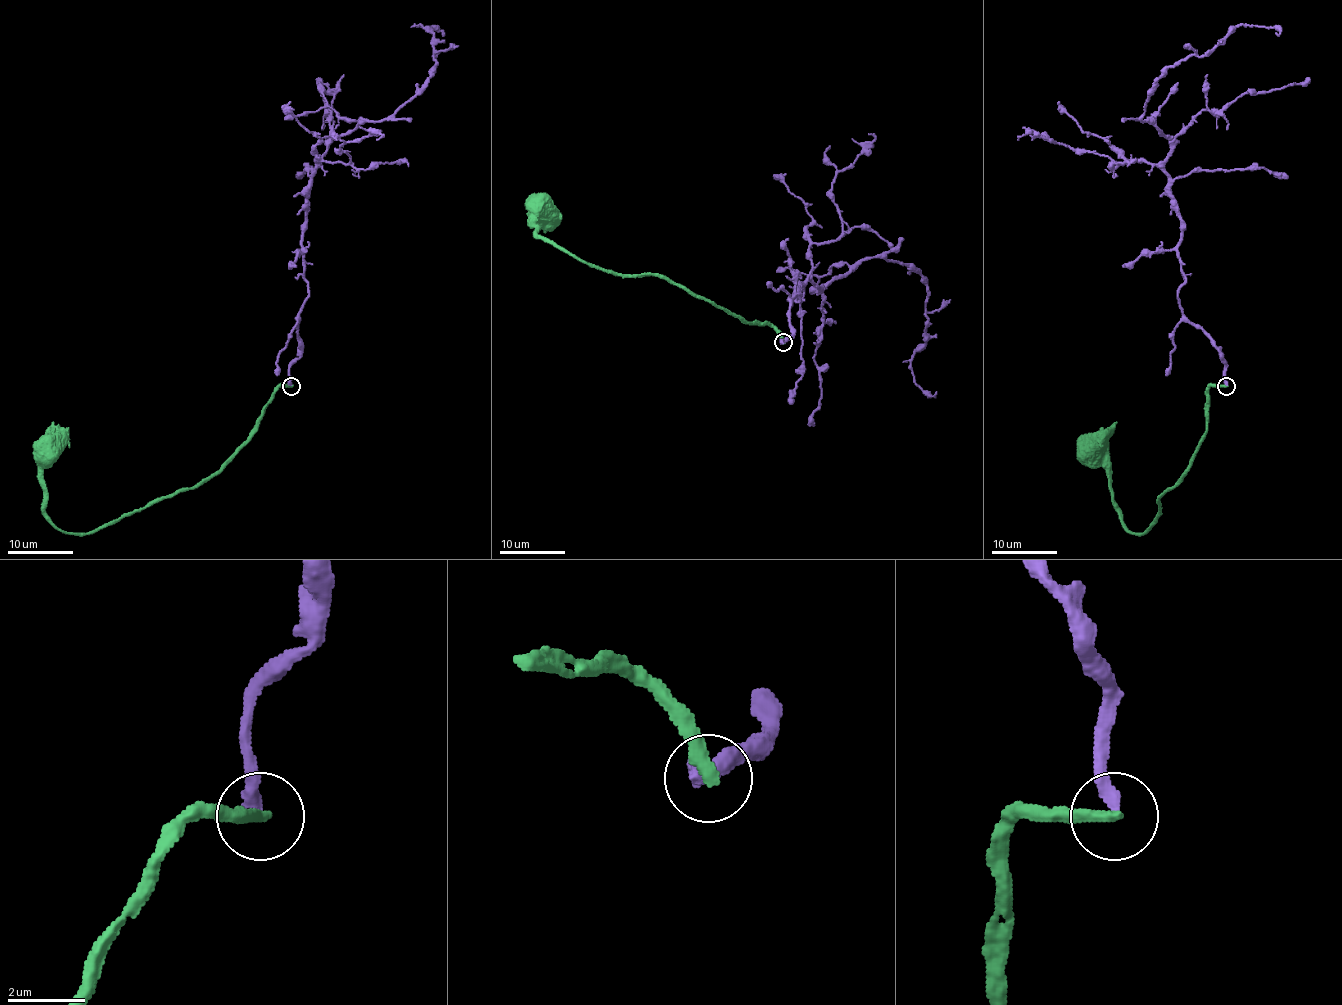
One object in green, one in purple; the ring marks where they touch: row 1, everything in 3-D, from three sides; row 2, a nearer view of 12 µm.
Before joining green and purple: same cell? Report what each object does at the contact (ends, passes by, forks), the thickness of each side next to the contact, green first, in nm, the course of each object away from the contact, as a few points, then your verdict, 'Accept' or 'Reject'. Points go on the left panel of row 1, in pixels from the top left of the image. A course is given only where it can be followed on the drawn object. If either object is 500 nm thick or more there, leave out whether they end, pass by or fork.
At the ring green ends. At the ring purple ends. Thickness 360 nm (green) against 320 nm. Course of green: (291, 386), (218, 471), (87, 533), (62, 532), (44, 511), (51, 445). Course of purple: (291, 384), (316, 163), (331, 140), (390, 119), (418, 91), (436, 55), (421, 24), (444, 32). Reject

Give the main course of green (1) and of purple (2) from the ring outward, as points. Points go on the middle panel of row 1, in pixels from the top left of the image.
1: (783, 342), (769, 324), (746, 322), (664, 278), (615, 275), (554, 247), (536, 232), (543, 204)
2: (783, 342), (808, 280), (823, 286), (873, 257), (910, 265), (926, 284), (928, 324), (913, 379), (936, 391)

